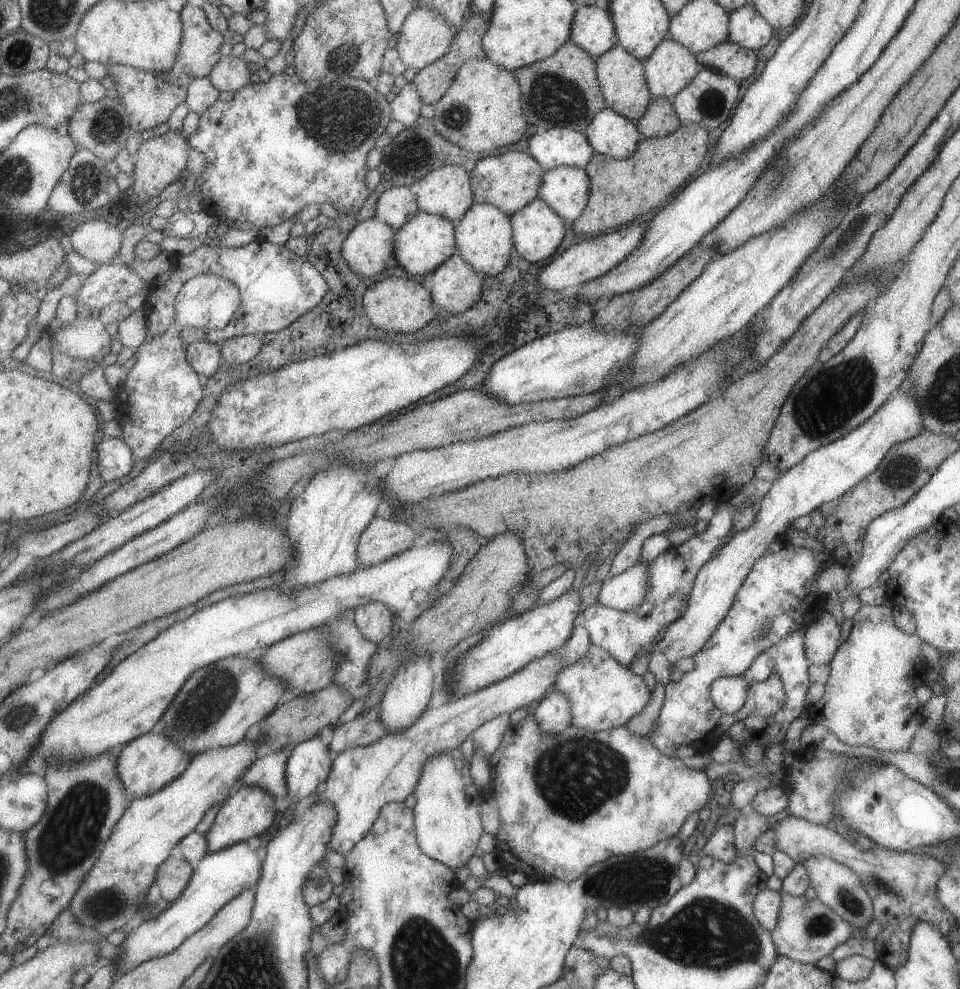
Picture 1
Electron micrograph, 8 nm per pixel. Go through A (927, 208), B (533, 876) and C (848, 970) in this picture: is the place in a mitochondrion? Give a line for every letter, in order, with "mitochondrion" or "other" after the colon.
A: other
B: other
C: other

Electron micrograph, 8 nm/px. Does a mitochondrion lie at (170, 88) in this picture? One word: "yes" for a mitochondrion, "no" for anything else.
no

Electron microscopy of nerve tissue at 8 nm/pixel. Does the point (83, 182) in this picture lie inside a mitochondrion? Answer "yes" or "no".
yes

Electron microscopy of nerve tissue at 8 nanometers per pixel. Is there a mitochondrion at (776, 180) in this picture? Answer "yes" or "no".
yes

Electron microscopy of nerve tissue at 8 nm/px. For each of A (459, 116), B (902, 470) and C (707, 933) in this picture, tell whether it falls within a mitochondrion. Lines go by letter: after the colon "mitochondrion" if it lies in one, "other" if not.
A: mitochondrion
B: mitochondrion
C: mitochondrion

